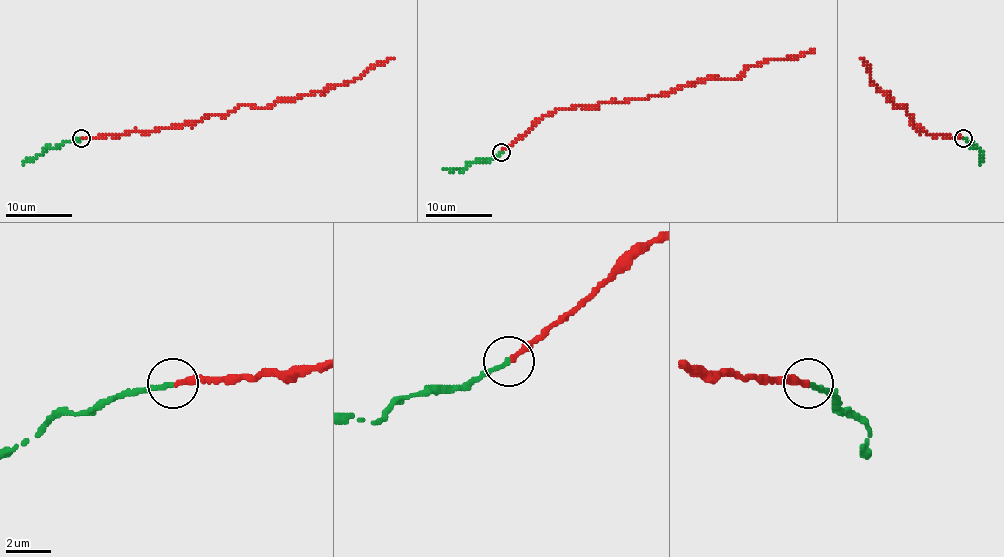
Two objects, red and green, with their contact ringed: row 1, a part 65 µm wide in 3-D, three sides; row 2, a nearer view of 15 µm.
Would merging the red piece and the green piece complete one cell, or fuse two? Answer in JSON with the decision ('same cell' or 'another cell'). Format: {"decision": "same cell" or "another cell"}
{"decision": "same cell"}

